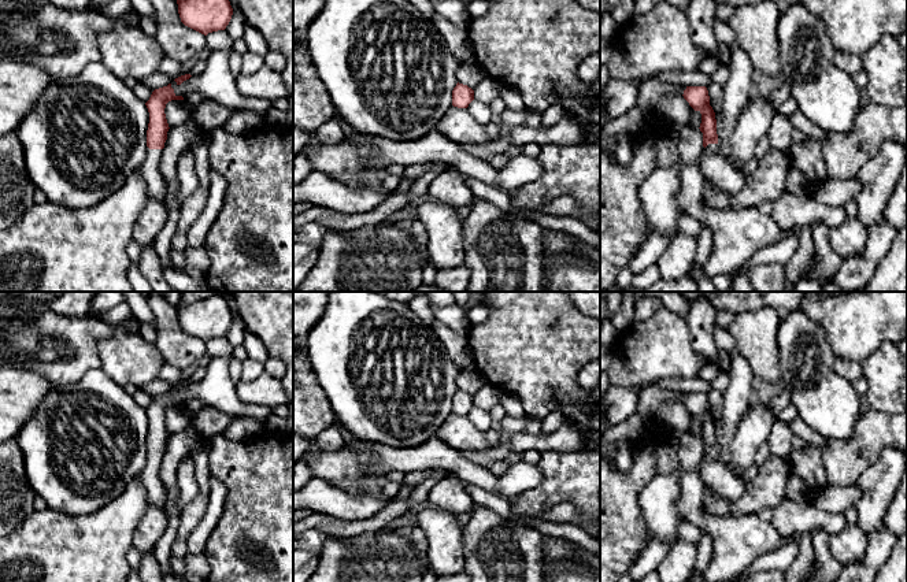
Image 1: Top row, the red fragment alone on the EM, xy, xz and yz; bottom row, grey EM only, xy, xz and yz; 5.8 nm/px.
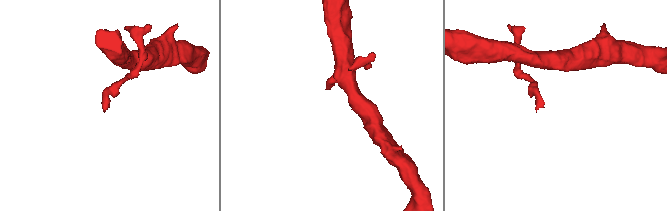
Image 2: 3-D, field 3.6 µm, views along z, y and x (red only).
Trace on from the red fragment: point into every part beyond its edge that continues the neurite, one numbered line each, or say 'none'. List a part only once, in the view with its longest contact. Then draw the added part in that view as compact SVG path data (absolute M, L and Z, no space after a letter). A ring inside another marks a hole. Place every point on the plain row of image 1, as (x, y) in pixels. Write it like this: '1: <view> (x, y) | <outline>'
none

